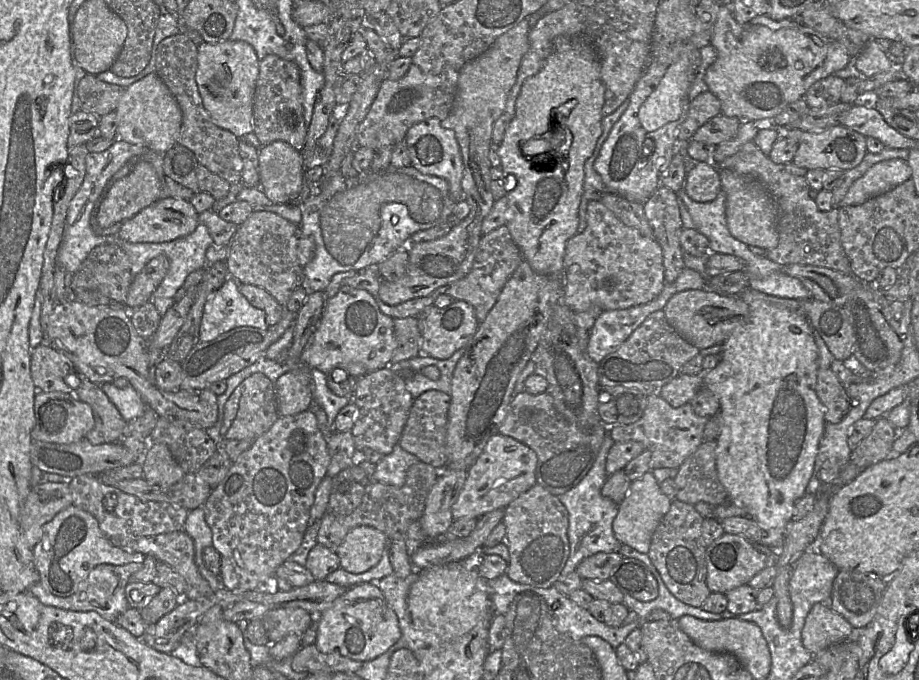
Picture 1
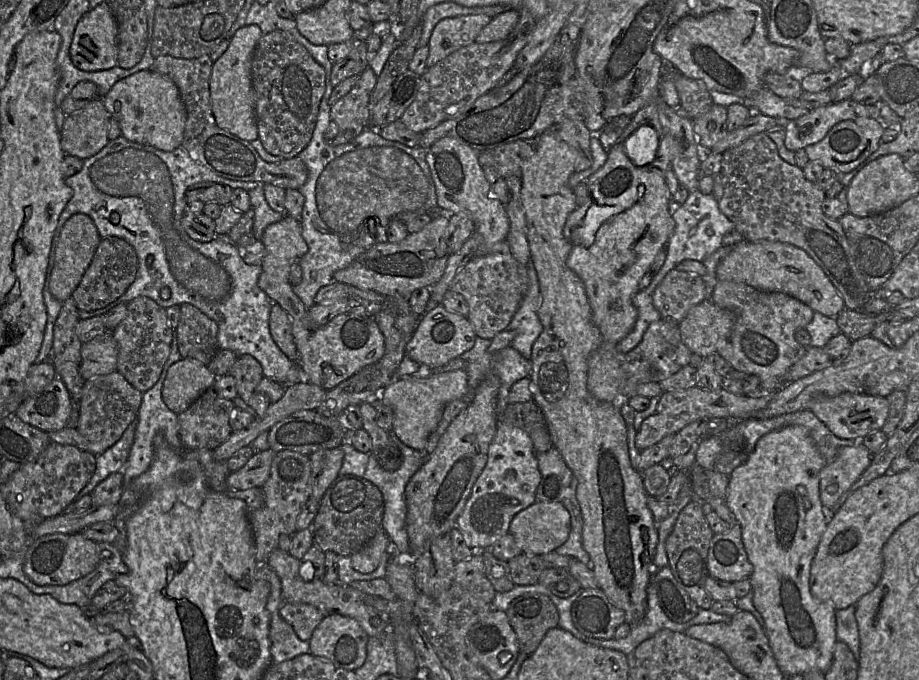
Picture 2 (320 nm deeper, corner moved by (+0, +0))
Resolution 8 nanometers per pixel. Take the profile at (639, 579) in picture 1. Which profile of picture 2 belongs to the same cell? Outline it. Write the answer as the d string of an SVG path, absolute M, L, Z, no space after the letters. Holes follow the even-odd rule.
M665 566L653 574L659 604L664 613L676 623L693 619L700 608L677 582L670 566Z

